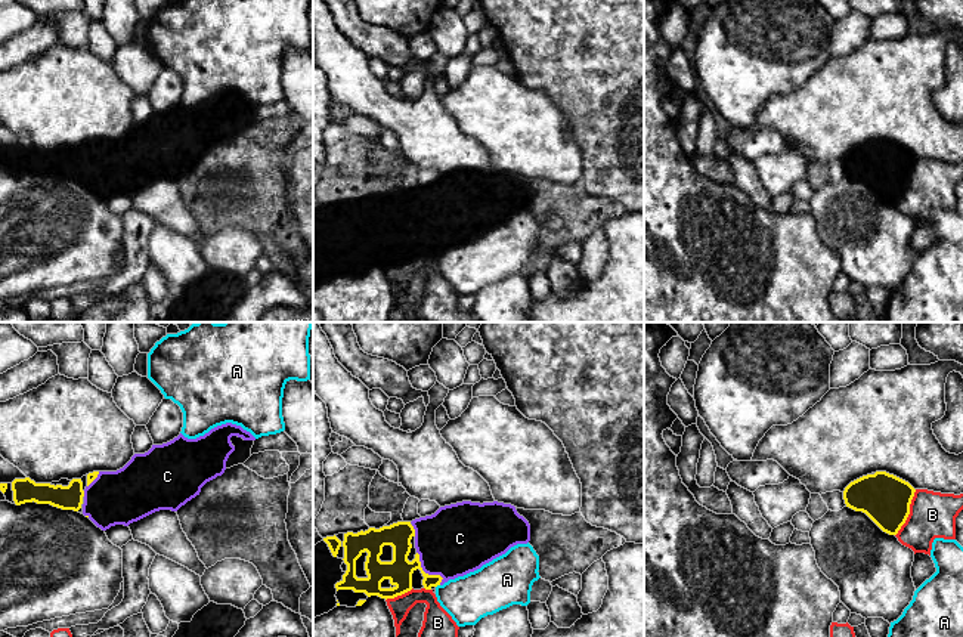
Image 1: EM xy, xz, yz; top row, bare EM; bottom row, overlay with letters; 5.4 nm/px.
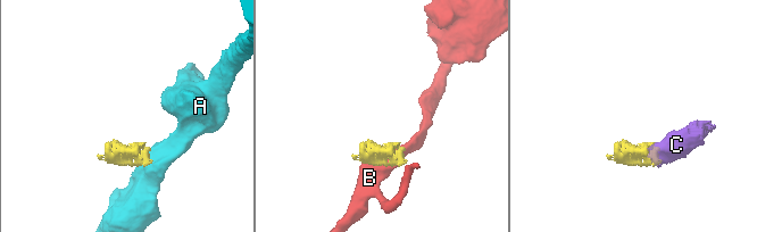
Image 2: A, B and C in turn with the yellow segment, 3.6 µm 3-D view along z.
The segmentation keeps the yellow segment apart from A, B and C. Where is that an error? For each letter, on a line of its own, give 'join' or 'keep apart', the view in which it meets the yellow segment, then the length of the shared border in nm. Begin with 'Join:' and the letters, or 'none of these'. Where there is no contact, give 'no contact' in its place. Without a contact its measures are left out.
Join: C
A: keep apart; contact in xz; length 30 nm
B: keep apart; contact in yz; length 280 nm
C: join; contact in xz; length 220 nm

